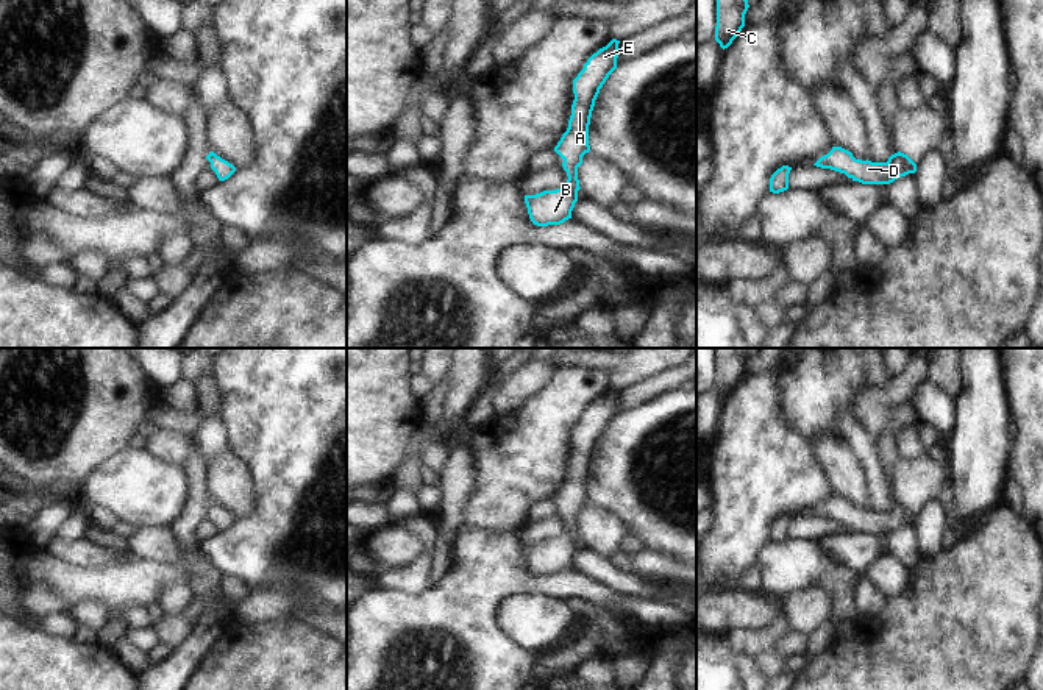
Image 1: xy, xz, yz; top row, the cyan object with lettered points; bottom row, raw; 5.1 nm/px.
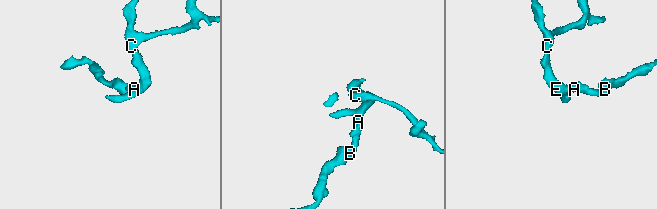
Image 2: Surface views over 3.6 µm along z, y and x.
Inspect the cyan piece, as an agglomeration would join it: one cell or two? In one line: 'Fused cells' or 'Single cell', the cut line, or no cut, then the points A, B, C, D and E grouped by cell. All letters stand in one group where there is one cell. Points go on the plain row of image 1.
Single cell. No split. Groups: A B C D E

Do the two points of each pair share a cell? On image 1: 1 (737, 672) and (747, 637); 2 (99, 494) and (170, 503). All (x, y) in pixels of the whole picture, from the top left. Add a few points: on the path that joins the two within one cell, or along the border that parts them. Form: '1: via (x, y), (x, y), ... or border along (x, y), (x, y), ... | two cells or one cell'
1: border along (726, 634), (736, 650), (750, 653), (754, 657) | two cells
2: via (116, 494), (153, 494) | one cell

